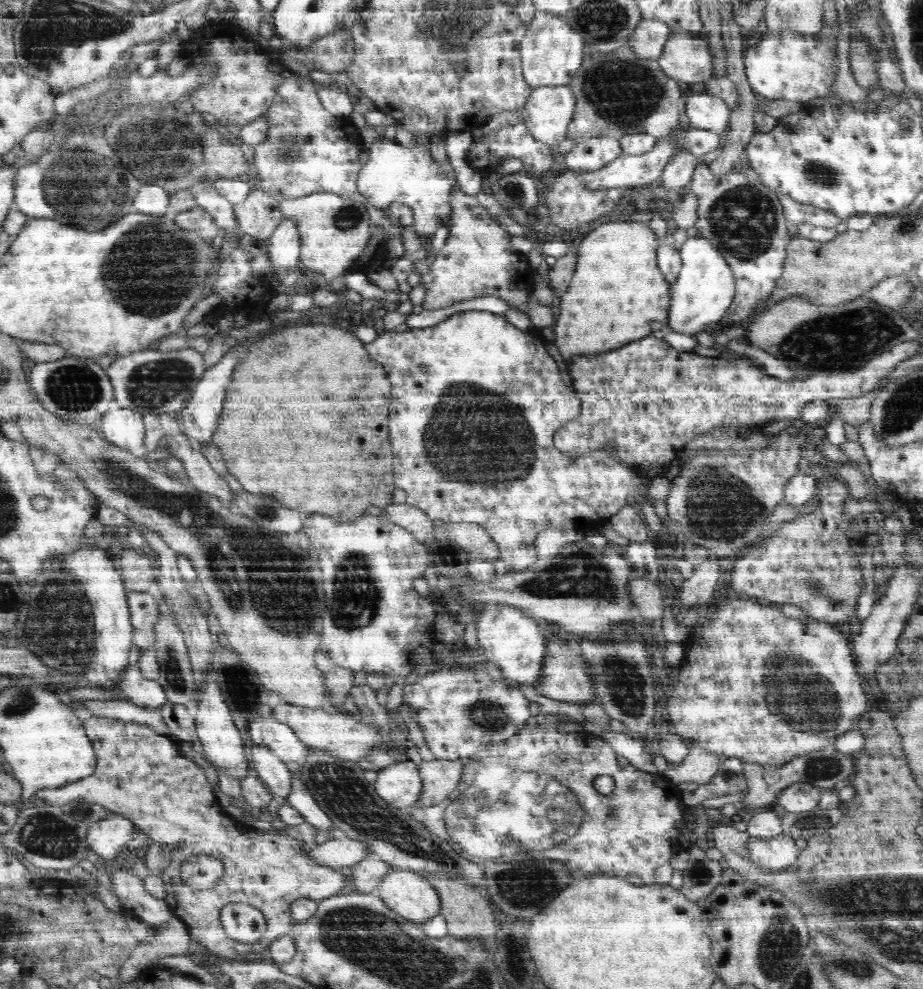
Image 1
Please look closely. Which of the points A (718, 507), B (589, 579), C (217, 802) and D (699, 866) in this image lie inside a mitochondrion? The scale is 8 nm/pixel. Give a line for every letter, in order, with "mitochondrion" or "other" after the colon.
A: mitochondrion
B: mitochondrion
C: other
D: mitochondrion

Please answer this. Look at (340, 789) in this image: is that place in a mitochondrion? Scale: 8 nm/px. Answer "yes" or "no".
yes

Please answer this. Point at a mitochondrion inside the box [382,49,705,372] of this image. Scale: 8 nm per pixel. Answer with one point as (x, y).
(623, 92)

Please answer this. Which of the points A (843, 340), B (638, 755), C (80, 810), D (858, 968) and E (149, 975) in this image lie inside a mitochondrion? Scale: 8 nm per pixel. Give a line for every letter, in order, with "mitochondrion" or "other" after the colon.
A: mitochondrion
B: other
C: mitochondrion
D: mitochondrion
E: other

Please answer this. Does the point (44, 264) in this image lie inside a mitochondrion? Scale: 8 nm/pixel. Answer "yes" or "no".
no

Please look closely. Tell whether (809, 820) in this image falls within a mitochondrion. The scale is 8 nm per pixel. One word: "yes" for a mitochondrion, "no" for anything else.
no

